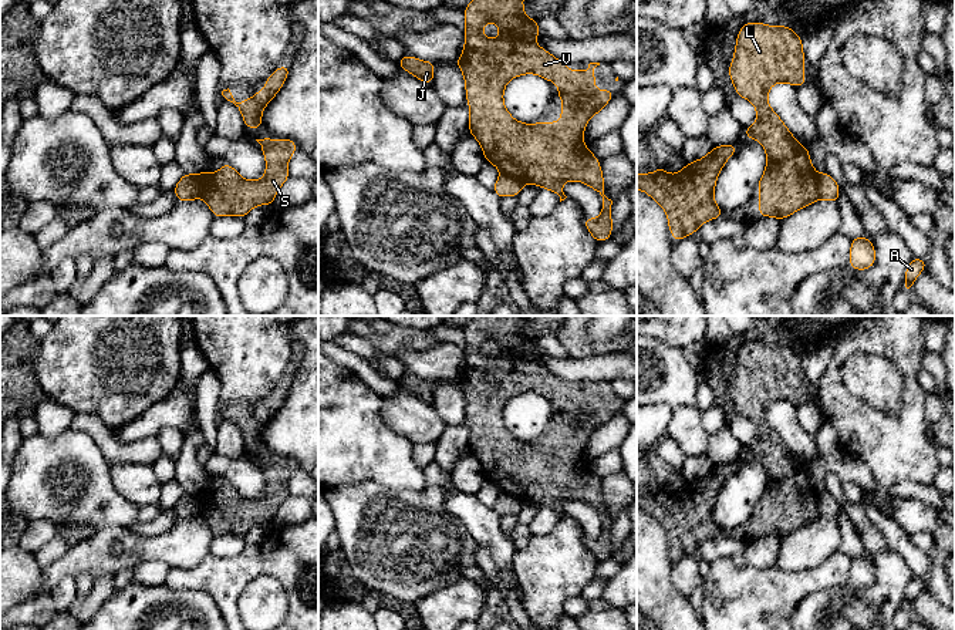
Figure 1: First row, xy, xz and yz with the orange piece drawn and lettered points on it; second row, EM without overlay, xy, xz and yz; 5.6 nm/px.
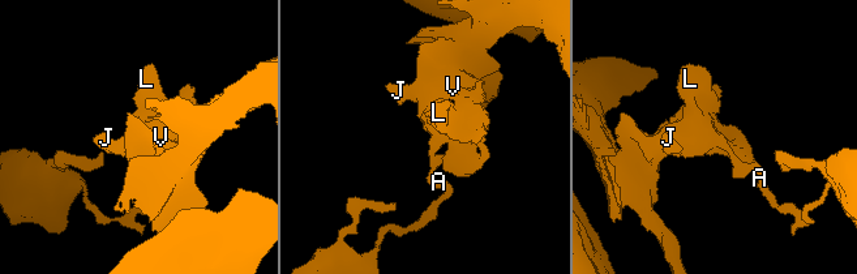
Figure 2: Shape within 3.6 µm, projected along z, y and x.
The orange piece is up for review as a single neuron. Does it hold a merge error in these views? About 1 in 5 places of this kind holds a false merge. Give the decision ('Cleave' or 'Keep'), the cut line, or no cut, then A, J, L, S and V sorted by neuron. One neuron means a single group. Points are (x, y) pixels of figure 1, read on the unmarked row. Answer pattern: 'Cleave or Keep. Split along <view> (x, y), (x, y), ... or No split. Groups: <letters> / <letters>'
Cleave. Split along xy (198, 494), (198, 512), (195, 515). Groups: A / J L S V

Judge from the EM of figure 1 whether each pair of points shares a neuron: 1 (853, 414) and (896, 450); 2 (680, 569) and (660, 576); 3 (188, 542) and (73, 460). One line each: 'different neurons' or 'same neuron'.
1: same neuron
2: different neurons
3: different neurons

